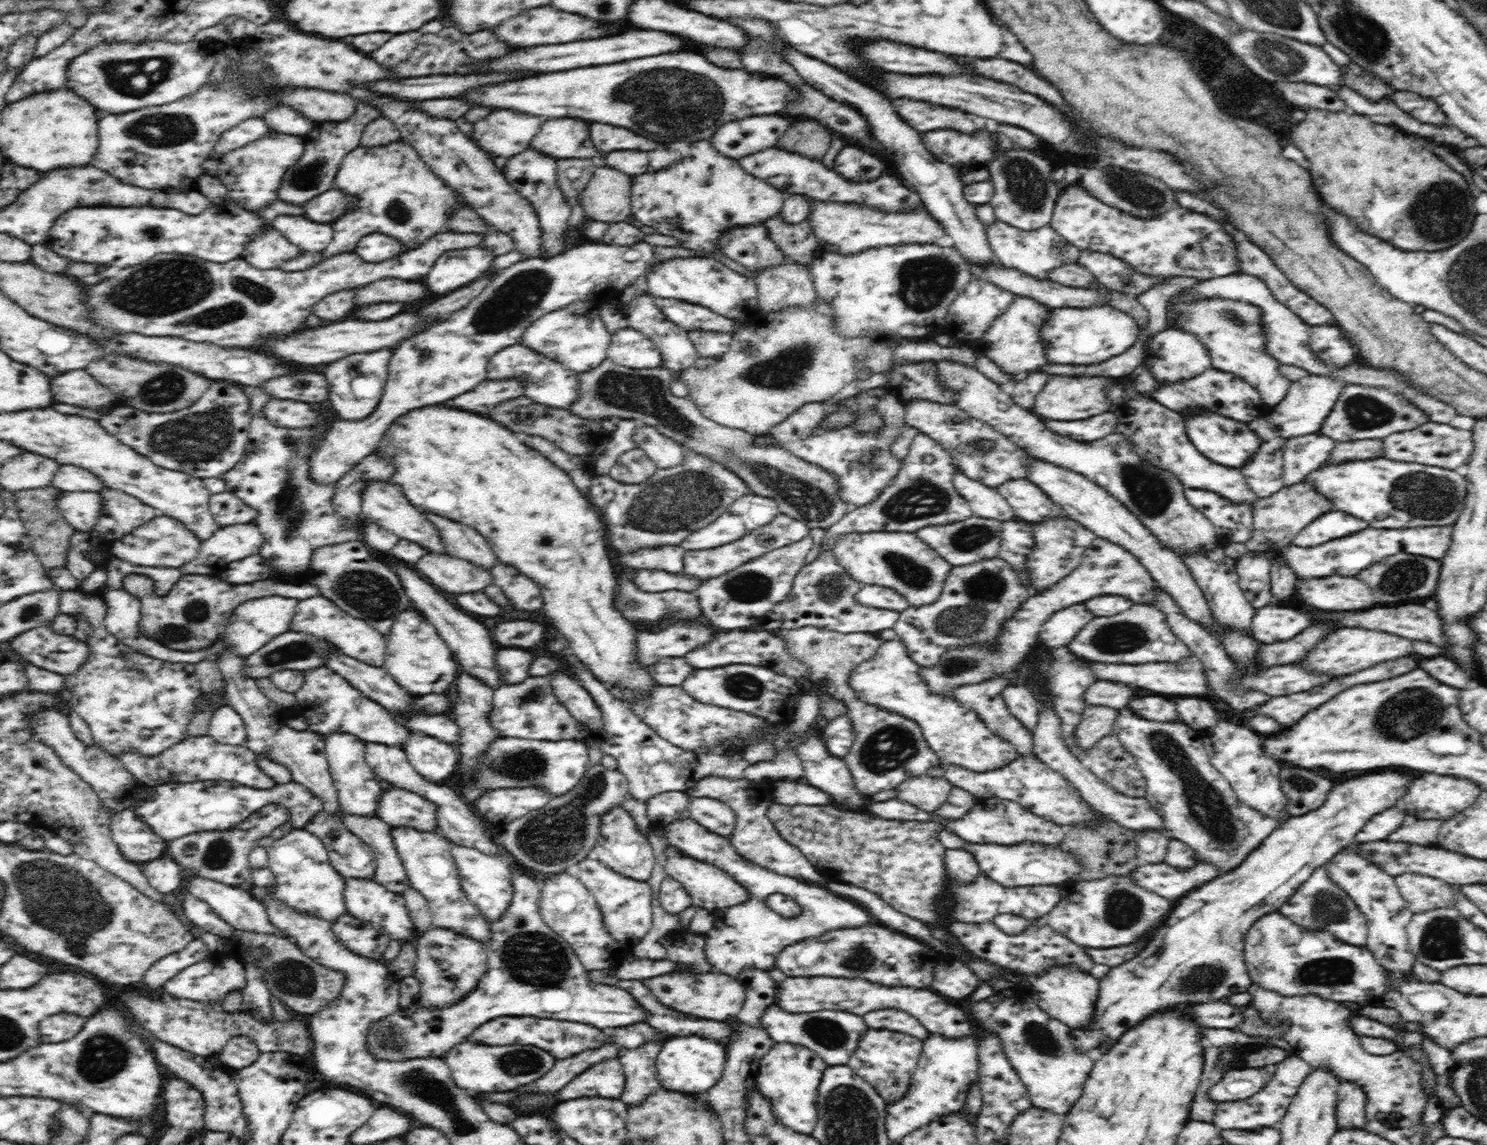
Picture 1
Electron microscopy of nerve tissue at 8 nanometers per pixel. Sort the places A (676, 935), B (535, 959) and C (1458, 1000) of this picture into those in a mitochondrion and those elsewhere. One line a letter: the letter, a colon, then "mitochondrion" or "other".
A: other
B: mitochondrion
C: other

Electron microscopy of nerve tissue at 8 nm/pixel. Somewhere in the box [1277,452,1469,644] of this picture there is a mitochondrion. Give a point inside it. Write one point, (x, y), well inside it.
(1420, 495)

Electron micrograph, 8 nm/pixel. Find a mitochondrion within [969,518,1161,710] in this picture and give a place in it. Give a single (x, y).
(1118, 637)

